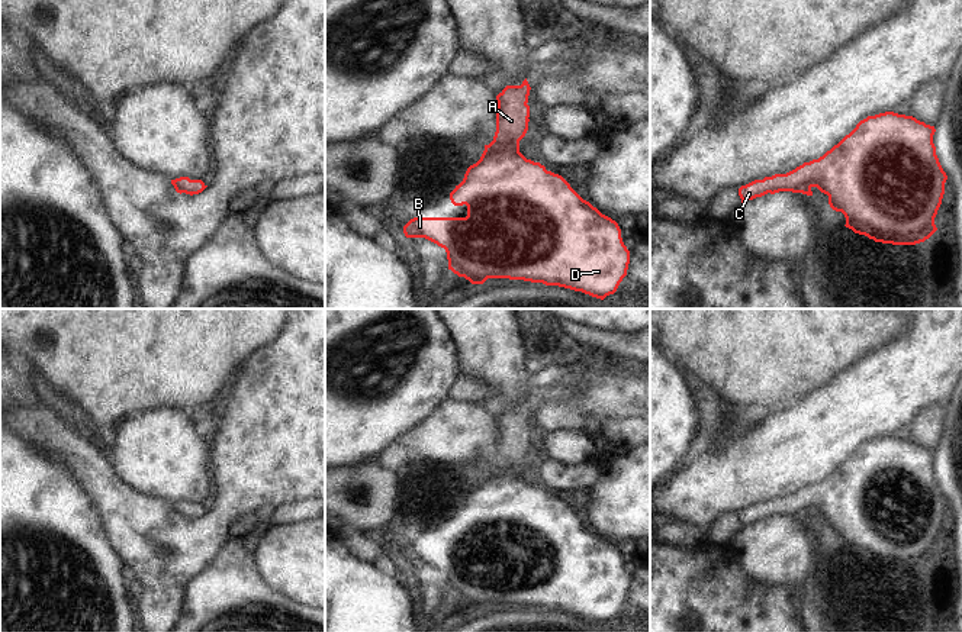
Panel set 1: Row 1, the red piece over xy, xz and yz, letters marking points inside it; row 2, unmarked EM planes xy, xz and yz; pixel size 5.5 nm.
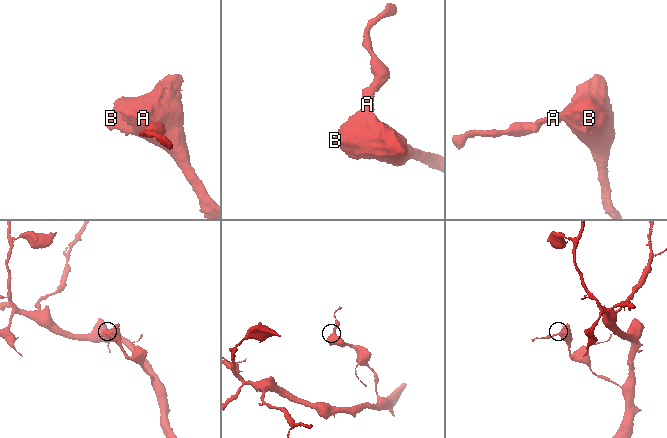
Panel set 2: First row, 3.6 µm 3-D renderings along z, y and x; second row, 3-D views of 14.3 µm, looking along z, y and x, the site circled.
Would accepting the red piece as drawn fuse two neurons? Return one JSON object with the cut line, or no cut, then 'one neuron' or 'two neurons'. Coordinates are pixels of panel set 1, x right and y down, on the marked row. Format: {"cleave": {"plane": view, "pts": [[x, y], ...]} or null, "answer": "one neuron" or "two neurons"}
{"cleave": null, "answer": "one neuron"}

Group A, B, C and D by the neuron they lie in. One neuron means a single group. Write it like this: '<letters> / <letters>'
A B C D

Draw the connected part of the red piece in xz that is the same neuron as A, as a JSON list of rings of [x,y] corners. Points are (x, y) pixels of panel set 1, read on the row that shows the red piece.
[[[525,78],[521,86],[506,86],[496,96],[493,141],[485,145],[480,159],[467,168],[463,181],[450,193],[454,206],[467,206],[467,216],[414,217],[403,226],[403,233],[406,238],[425,238],[444,248],[448,270],[472,284],[483,284],[488,278],[524,280],[582,291],[604,300],[617,291],[627,275],[630,251],[622,242],[621,229],[615,220],[583,200],[562,175],[547,171],[544,165],[527,159],[519,152],[519,141],[525,136],[530,122],[527,104],[530,90]]]

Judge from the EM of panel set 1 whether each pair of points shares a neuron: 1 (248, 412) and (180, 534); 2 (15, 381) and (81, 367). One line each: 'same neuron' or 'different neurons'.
1: same neuron
2: different neurons

